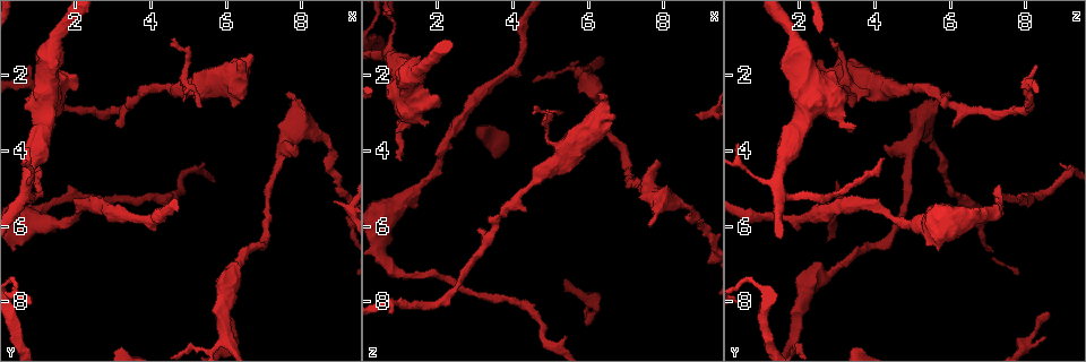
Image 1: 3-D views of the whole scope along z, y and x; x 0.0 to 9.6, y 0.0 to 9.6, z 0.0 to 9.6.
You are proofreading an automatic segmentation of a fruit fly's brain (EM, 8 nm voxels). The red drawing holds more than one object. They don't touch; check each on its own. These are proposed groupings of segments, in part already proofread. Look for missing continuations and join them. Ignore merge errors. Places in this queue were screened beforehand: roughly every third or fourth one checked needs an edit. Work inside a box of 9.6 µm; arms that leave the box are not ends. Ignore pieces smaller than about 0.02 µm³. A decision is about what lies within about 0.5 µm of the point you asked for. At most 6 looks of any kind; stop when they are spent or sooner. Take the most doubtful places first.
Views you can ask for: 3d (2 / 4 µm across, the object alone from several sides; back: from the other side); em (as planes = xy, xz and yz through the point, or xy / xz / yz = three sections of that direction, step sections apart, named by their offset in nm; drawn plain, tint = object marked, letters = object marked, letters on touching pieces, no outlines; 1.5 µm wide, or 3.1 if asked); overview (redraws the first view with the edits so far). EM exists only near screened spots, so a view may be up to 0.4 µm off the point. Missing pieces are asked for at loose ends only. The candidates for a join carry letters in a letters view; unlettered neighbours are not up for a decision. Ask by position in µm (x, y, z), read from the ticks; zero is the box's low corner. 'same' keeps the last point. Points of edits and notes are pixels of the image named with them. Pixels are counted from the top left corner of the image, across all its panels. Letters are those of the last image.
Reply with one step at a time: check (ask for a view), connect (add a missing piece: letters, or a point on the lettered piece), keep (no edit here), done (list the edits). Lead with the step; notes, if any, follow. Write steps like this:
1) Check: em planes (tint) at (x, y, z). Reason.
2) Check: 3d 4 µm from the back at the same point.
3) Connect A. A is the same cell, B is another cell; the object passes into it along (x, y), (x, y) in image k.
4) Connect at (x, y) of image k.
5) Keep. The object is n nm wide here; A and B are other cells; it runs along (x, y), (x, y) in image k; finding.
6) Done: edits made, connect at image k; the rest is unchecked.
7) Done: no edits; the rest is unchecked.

Check: 3d 2 µm at (1.00, 4.20, 4.25). Thin end.

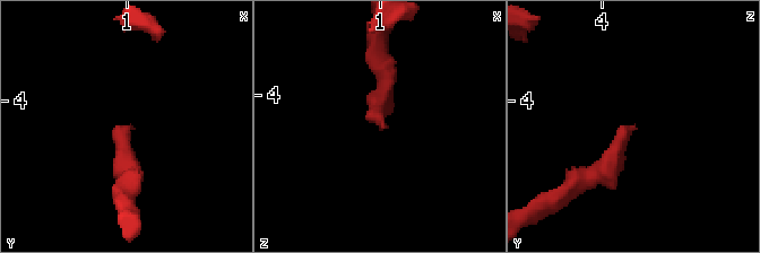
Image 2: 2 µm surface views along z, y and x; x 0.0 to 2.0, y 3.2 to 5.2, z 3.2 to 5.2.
Check: em planes (letters) at (1.04, 4.22, 4.26).

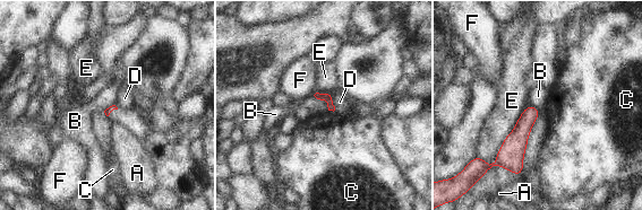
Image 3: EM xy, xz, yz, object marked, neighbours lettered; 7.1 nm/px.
Keep. The longest contact is with E, 550 nm; A, B, C, D, E and F are other cells; a border runs along (330, 95), (334, 111) in image 3; none of them fits.

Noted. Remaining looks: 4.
Check: 3d 4 µm at (7.70, 2.50, 5.95). Branch stops here.

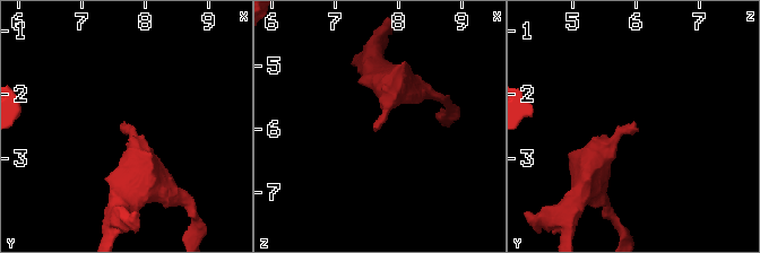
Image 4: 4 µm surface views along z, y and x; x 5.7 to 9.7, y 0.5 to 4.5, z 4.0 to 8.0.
Check: em planes (plain) at (7.65, 2.45, 6.00).

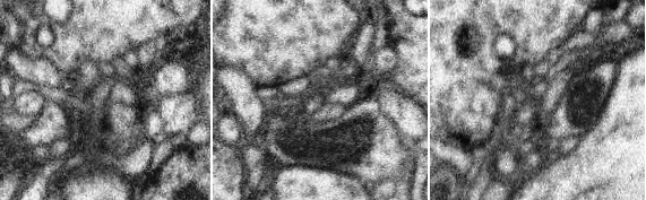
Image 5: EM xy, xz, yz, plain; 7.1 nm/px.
Check: em planes (letters) at the same point. See the neighbours.

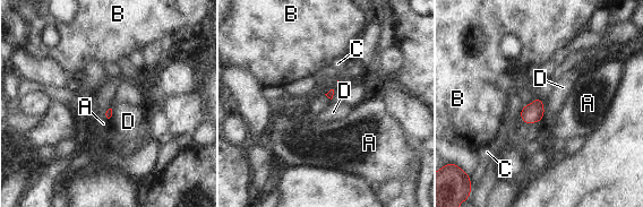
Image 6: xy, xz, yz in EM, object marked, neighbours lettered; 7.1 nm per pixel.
Keep. A, B, C and D are other cells; a border runs along (543, 105), (543, 117), (539, 121) in image 6; no lettered piece goes on from it.

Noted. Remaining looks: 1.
Check: em planes (letters) at (4.65, 1.00, 2.85). Tapers out.

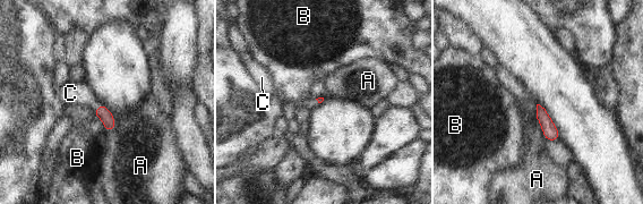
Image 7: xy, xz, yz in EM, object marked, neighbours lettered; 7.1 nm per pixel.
Connect C. C is the same cell, A and B are other cells; the object passes into it along (102, 112), (96, 108), (70, 93) in image 7; the cell continues.

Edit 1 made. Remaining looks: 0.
Done: edits made, connect at image 7; the rest is unchecked.

